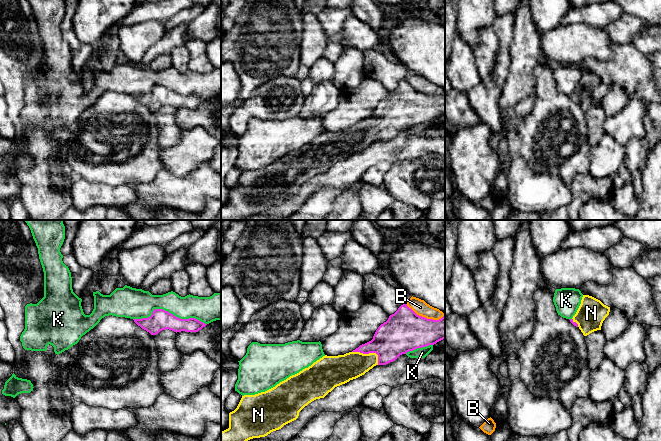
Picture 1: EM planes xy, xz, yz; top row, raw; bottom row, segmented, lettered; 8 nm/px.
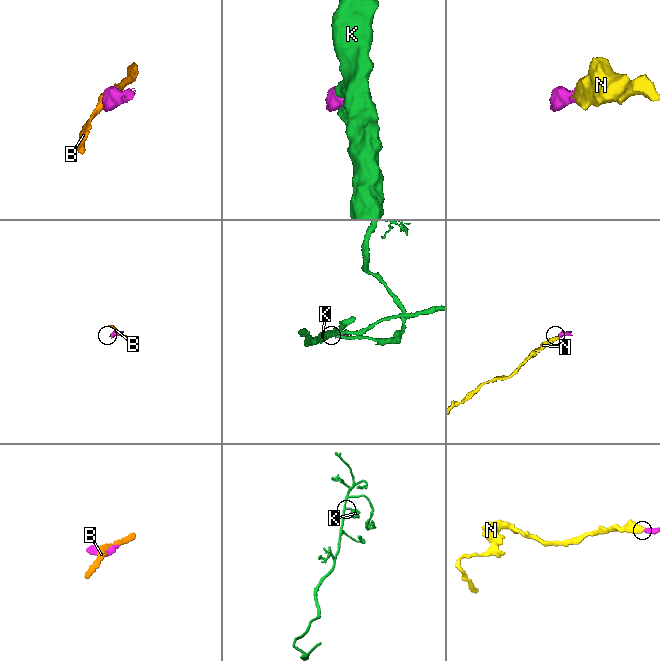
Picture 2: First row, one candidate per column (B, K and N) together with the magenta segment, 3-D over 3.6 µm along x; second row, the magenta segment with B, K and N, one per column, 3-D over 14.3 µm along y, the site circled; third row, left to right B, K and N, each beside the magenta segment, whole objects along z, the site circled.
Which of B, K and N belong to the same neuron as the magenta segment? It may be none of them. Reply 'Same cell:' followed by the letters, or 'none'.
Same cell: N

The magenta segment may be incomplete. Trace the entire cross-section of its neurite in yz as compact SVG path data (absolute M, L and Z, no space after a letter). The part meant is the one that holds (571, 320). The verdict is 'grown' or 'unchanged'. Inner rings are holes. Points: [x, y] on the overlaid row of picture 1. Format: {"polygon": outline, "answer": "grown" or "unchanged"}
{"polygon": "M583 295L581 304L570 322L578 327L584 336L601 330L605 318L609 315L610 307L604 305L600 300Z", "answer": "grown"}

